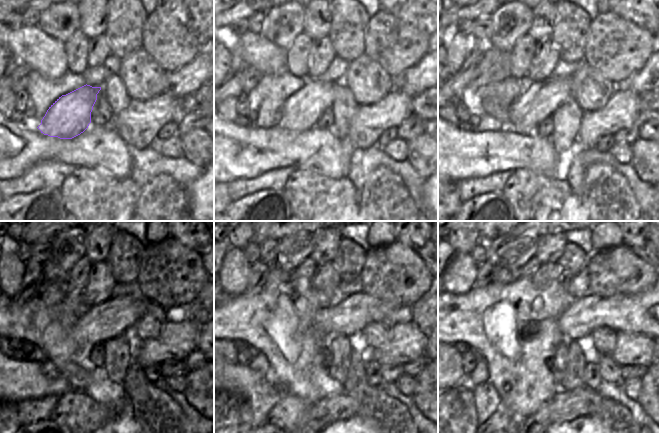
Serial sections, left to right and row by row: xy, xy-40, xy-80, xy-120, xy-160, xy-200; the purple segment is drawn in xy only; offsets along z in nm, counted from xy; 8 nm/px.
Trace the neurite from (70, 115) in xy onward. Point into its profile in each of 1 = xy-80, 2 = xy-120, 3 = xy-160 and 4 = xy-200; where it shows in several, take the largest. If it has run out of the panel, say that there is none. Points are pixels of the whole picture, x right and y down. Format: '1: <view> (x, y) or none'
1: xy-80 (540, 99)
2: xy-120 (114, 317)
3: xy-160 (351, 316)
4: xy-200 (641, 314)

